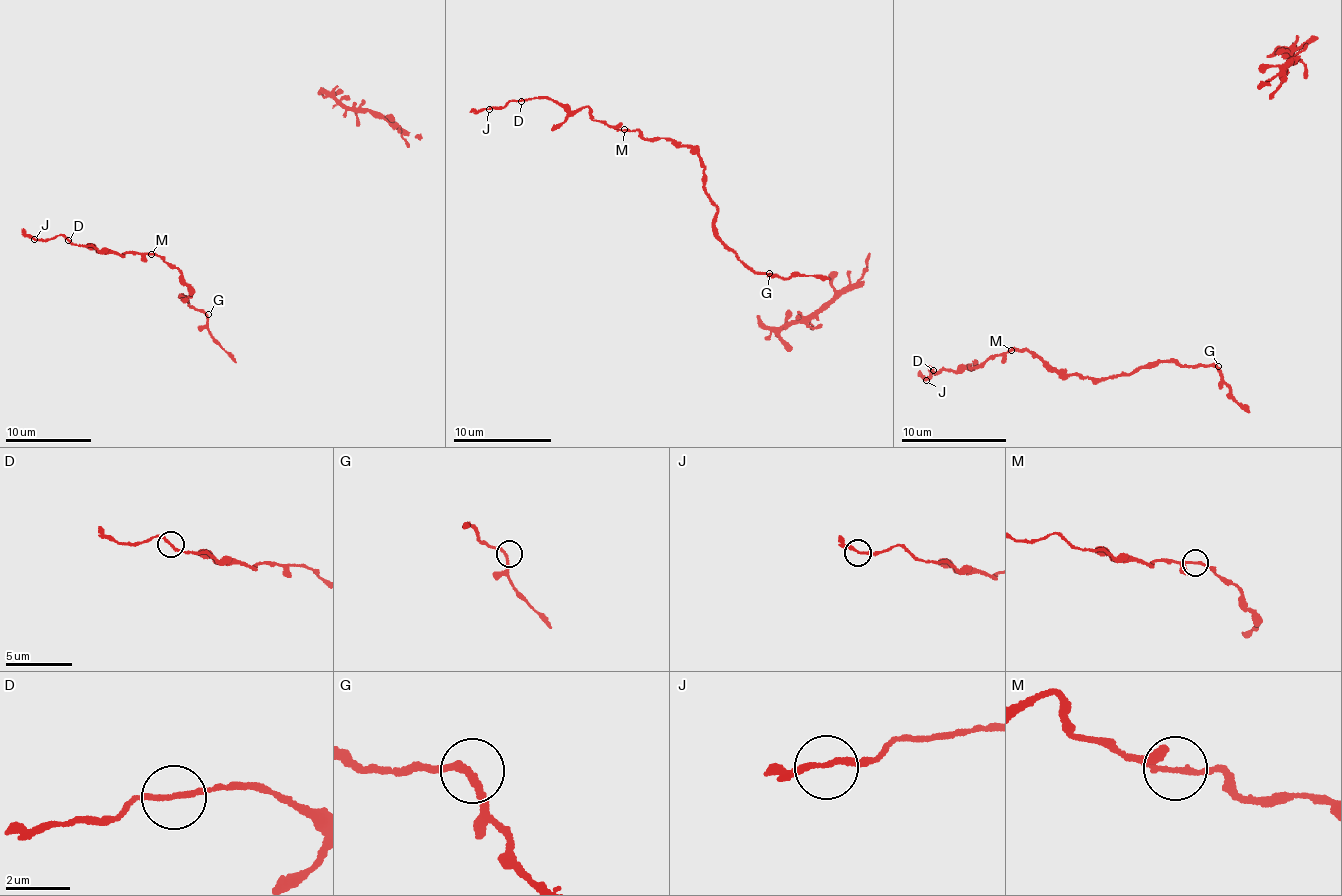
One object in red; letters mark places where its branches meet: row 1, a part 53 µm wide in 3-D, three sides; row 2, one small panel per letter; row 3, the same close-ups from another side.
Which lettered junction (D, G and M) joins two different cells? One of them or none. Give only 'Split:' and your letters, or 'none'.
Split: D

